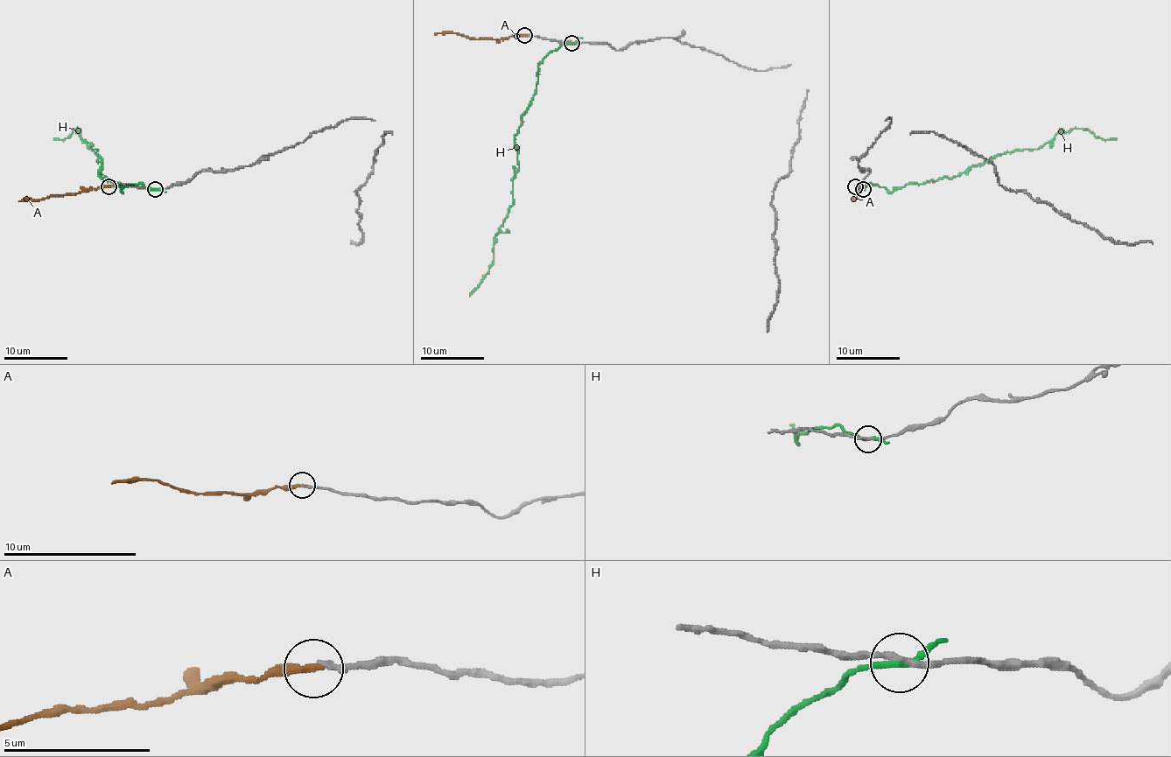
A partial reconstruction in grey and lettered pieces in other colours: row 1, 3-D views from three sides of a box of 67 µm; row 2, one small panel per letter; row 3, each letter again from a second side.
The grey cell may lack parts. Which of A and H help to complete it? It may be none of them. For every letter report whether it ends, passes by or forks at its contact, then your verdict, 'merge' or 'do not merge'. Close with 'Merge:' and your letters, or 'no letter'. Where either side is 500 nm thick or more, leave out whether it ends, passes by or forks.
A: it ends; merge
H: it passes by; do not merge
Merge: A

